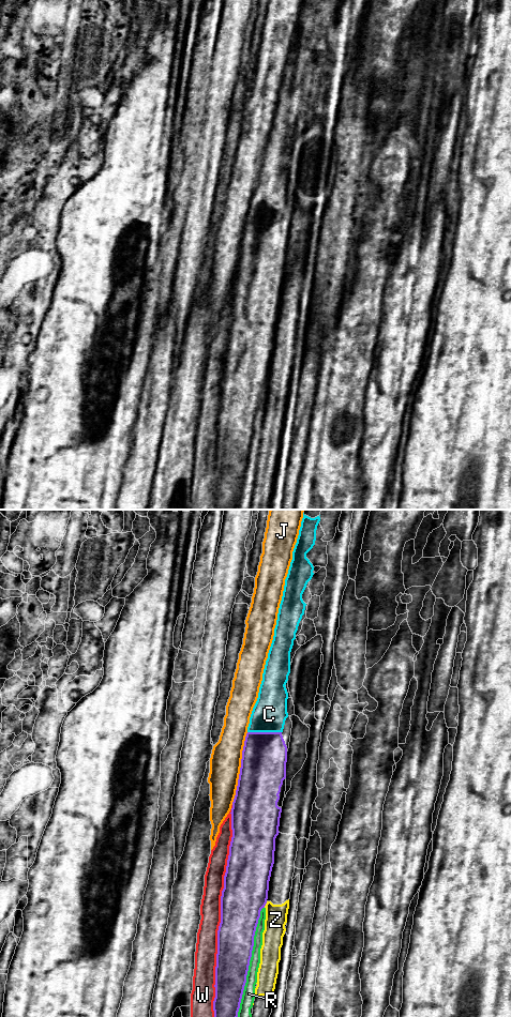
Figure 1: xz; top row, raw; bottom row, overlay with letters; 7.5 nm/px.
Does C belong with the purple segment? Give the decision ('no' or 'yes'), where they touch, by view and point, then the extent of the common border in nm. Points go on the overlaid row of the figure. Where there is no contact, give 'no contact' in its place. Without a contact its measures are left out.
yes; contact xz (265, 732); length 260 nm

